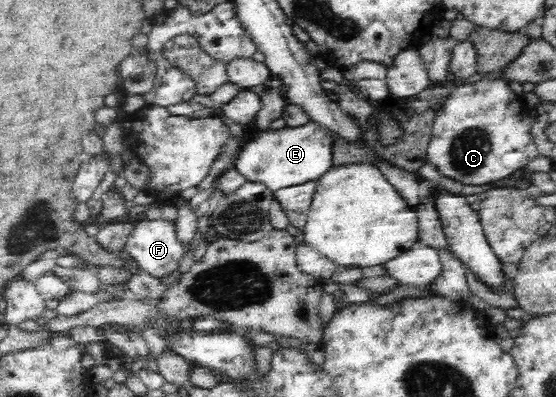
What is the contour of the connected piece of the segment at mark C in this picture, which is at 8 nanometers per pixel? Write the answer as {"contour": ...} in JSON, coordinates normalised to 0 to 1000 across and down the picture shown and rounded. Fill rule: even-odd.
{"contour":[[[860,202],[817,222],[788,272],[779,302],[779,330],[768,373],[768,406],[784,418],[795,443],[824,453],[831,463],[860,469],[890,461],[939,426],[968,393],[964,363],[953,345],[953,275],[906,202]]]}

